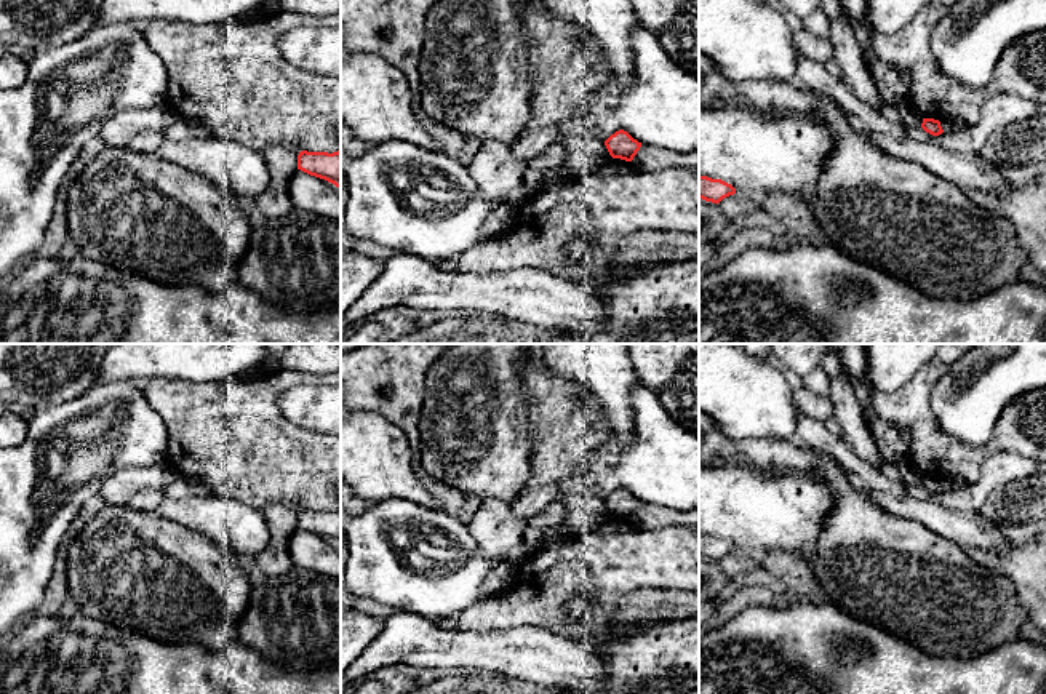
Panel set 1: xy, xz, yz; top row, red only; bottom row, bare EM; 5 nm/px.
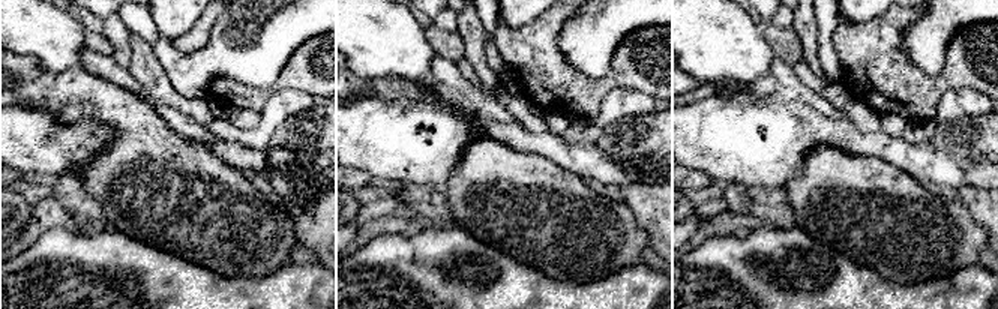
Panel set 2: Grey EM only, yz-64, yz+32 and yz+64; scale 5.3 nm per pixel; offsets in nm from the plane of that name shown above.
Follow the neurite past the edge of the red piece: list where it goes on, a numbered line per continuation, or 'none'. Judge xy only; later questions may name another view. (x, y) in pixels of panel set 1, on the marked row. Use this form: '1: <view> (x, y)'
none

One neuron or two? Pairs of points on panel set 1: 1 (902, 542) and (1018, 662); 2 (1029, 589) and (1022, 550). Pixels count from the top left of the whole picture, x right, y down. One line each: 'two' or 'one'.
1: two
2: one

